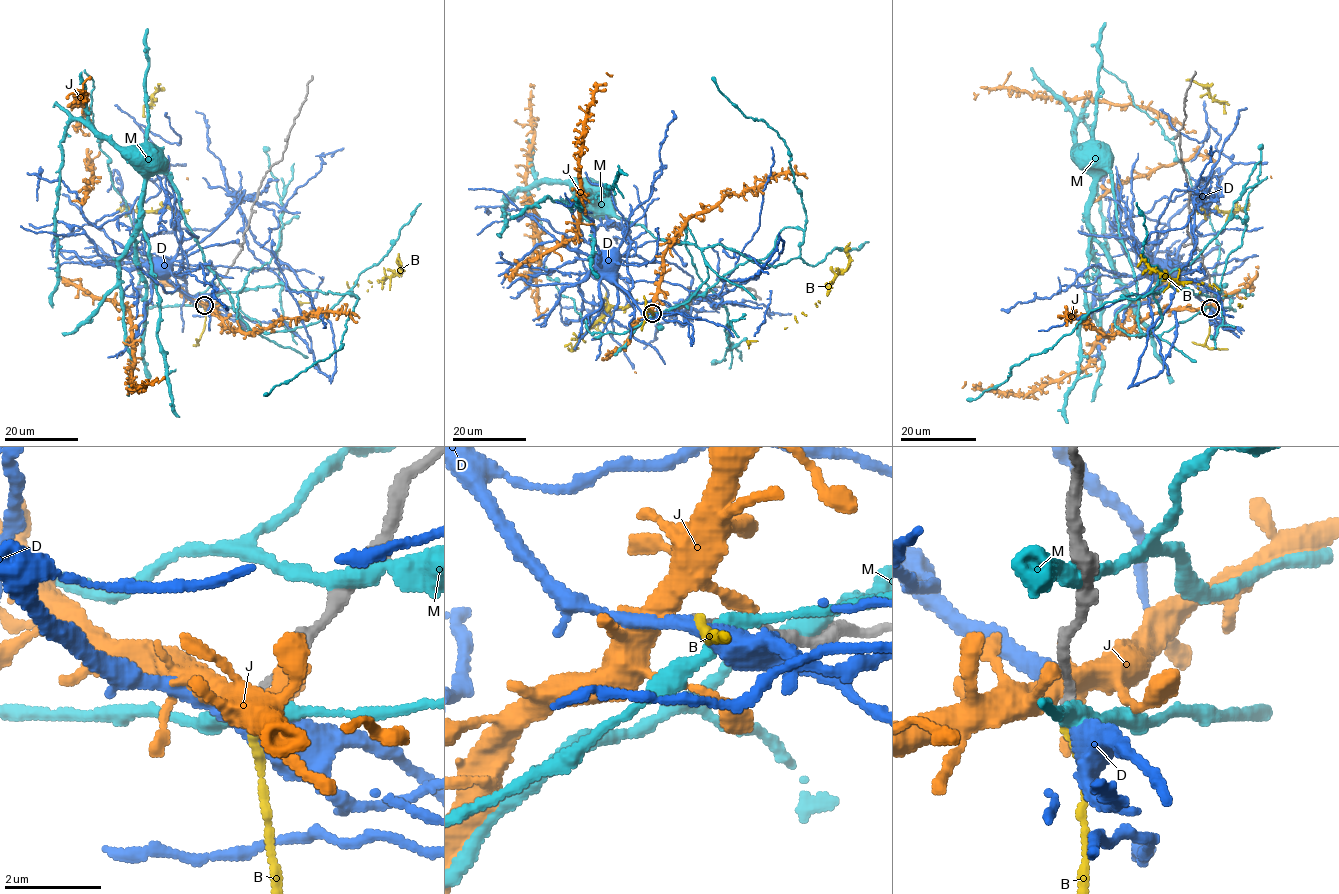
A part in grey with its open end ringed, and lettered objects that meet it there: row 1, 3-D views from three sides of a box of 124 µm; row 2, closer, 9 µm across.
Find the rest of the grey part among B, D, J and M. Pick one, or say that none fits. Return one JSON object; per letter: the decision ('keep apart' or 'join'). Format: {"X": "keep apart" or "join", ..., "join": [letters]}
{"B": "join", "D": "keep apart", "J": "keep apart", "M": "keep apart", "join": ["B"]}

